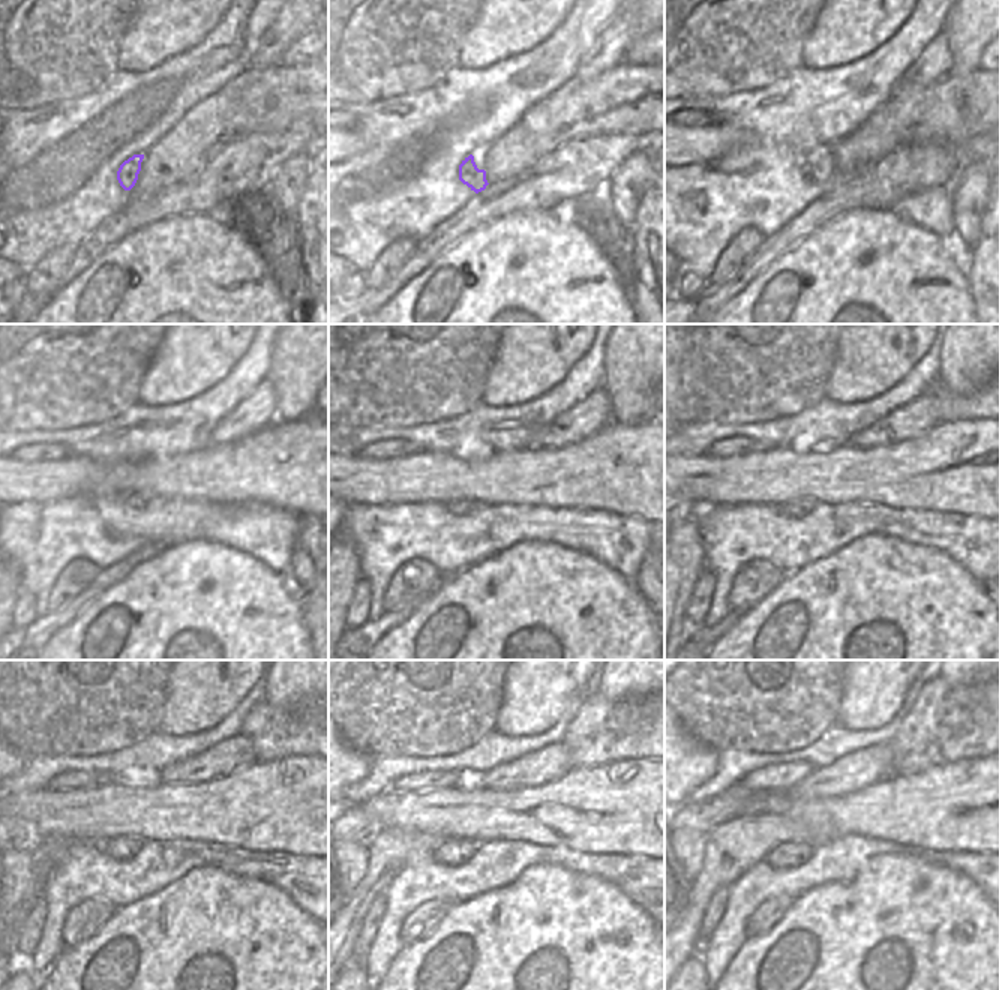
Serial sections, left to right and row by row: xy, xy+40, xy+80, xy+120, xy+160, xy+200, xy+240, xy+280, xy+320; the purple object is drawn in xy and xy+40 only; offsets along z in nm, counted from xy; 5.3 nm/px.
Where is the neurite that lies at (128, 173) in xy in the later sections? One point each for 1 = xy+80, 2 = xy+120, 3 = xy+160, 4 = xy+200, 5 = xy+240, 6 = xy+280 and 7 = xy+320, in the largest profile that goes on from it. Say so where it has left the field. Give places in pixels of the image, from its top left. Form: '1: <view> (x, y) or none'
1: xy+80 (806, 168)
2: xy+120 (135, 501)
3: xy+160 (462, 507)
4: xy+200 (801, 507)
5: xy+240 (125, 848)
6: xy+280 (453, 851)
7: xy+320 (792, 854)

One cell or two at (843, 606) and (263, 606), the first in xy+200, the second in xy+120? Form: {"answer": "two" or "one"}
{"answer": "one"}

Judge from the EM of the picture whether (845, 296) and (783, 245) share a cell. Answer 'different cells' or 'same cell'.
different cells

